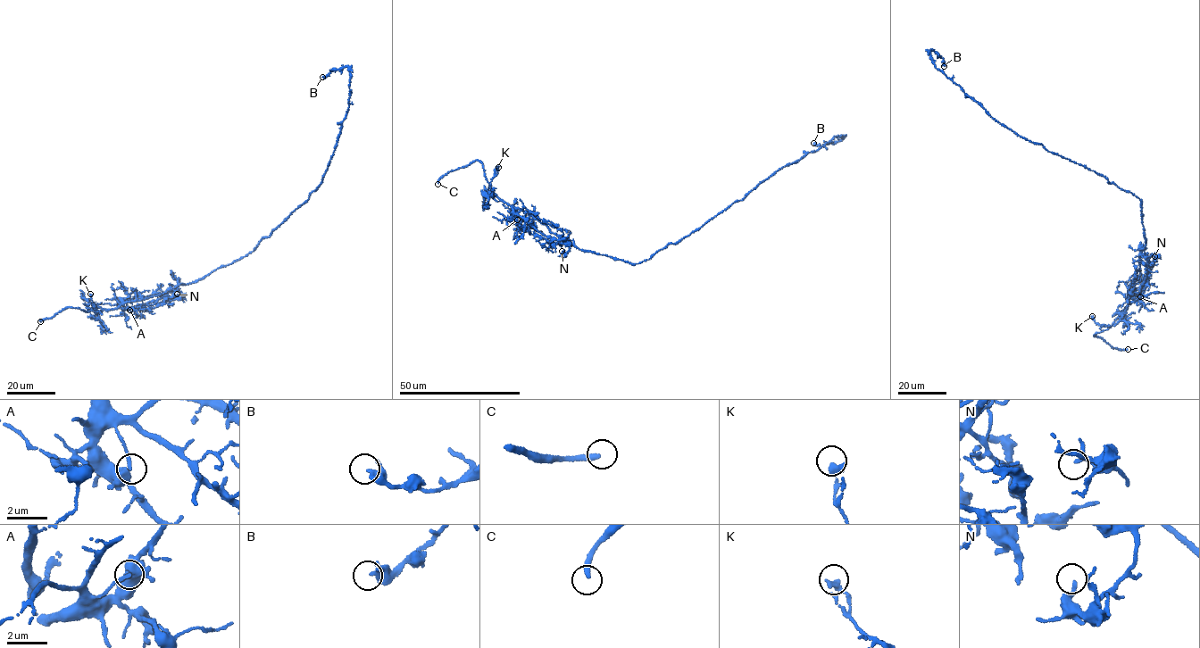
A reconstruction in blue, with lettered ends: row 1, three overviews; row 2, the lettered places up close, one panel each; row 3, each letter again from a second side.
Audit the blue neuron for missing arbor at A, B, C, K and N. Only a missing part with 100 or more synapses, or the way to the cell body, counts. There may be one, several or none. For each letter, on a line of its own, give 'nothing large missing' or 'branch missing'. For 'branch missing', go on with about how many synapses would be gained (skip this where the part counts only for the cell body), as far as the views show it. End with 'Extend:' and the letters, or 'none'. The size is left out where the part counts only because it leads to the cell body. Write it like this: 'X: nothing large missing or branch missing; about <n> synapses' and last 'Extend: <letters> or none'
A: nothing large missing
B: nothing large missing
C: branch missing
K: nothing large missing
N: nothing large missing
Extend: C

